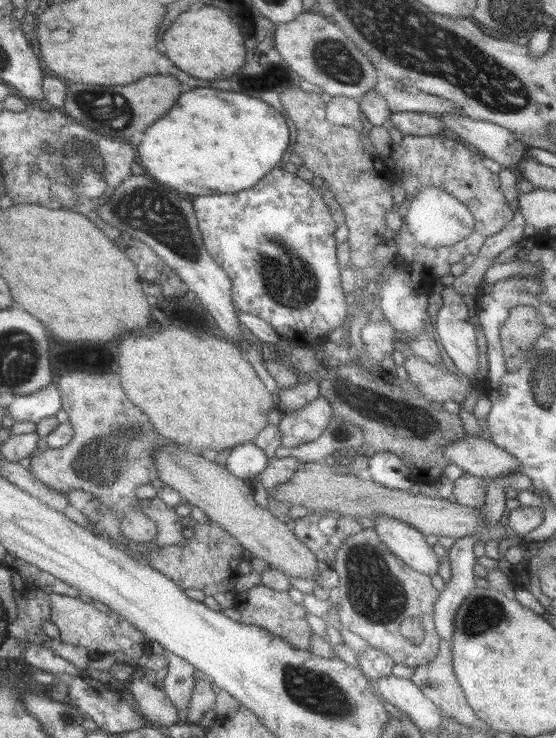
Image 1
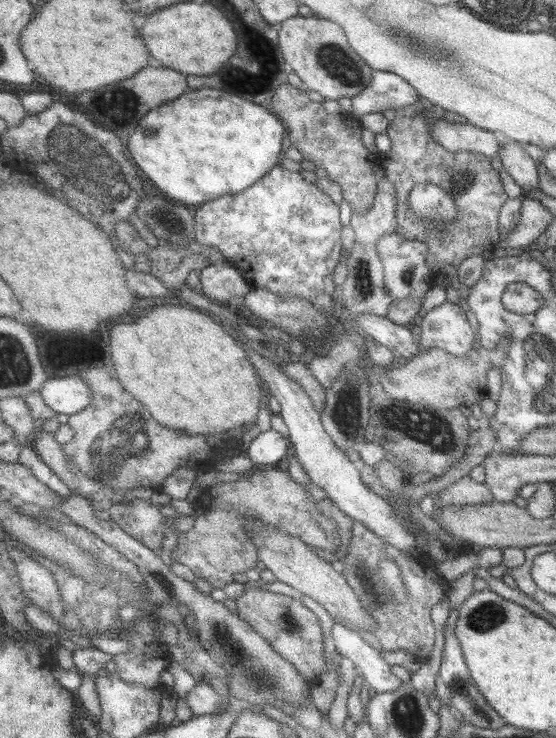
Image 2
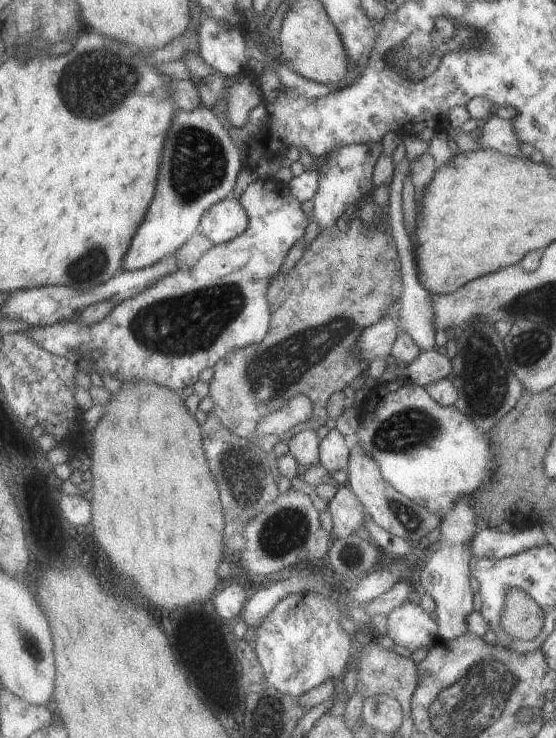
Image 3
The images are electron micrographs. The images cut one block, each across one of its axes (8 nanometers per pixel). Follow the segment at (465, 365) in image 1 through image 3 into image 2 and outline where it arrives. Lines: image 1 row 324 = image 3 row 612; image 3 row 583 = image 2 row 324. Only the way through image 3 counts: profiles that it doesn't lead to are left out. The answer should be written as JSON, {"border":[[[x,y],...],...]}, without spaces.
{"border":[[[445,302],[429,310],[421,324],[423,348],[445,348],[447,352],[463,358],[473,348],[473,328],[467,322],[459,304]]]}

